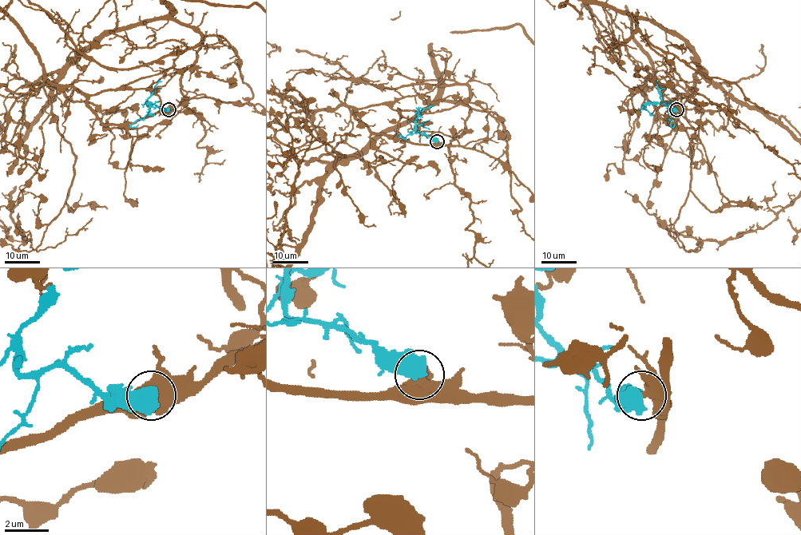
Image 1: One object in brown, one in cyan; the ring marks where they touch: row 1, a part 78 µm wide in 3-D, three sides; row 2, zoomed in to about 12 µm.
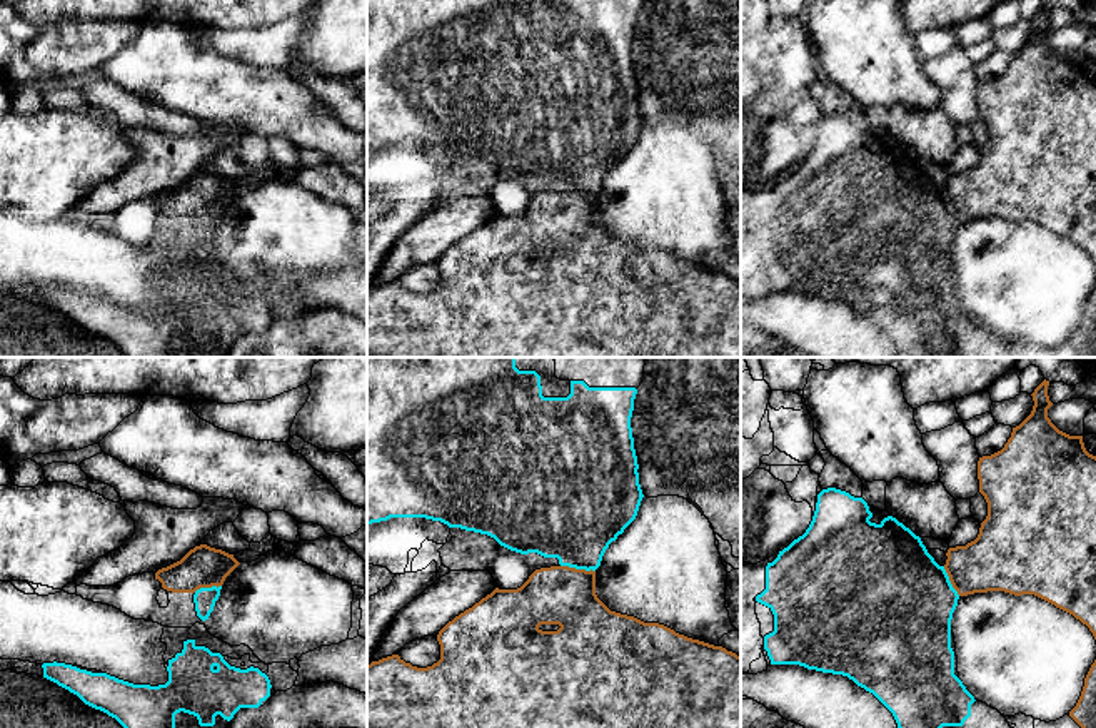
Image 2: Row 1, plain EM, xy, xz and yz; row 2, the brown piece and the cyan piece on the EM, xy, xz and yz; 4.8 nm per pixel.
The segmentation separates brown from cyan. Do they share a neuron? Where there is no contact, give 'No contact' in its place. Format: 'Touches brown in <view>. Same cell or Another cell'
Touches brown in xz. Another cell

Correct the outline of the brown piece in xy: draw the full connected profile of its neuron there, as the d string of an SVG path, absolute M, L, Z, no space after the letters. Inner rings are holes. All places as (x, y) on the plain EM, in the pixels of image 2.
M207 170L195 172L180 187L162 194L155 205L172 219L195 219L200 214L222 212L240 189L222 175Z

